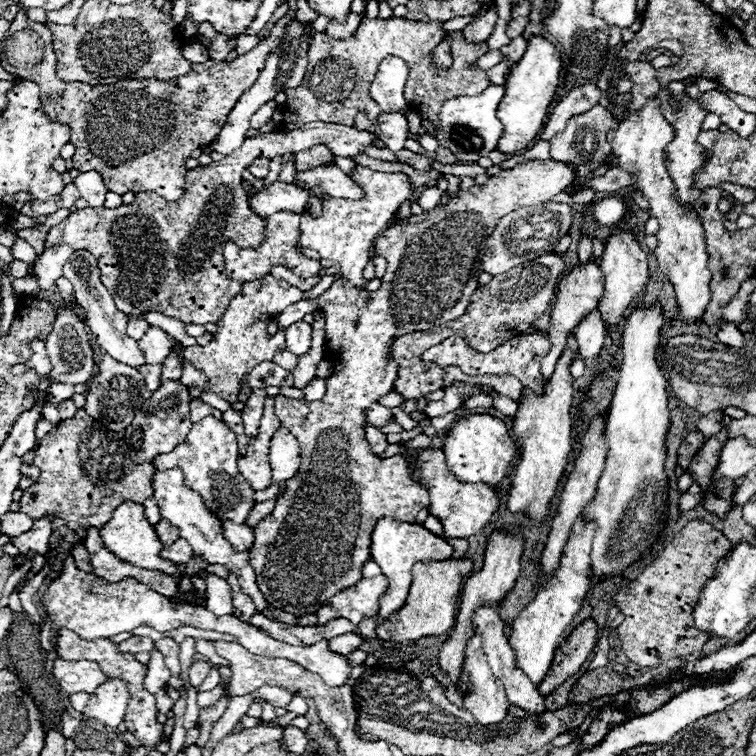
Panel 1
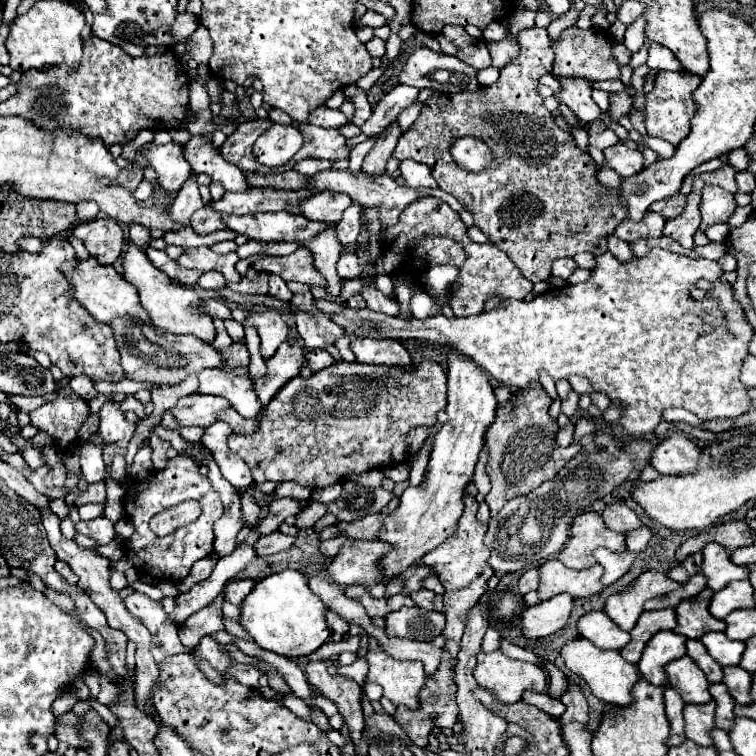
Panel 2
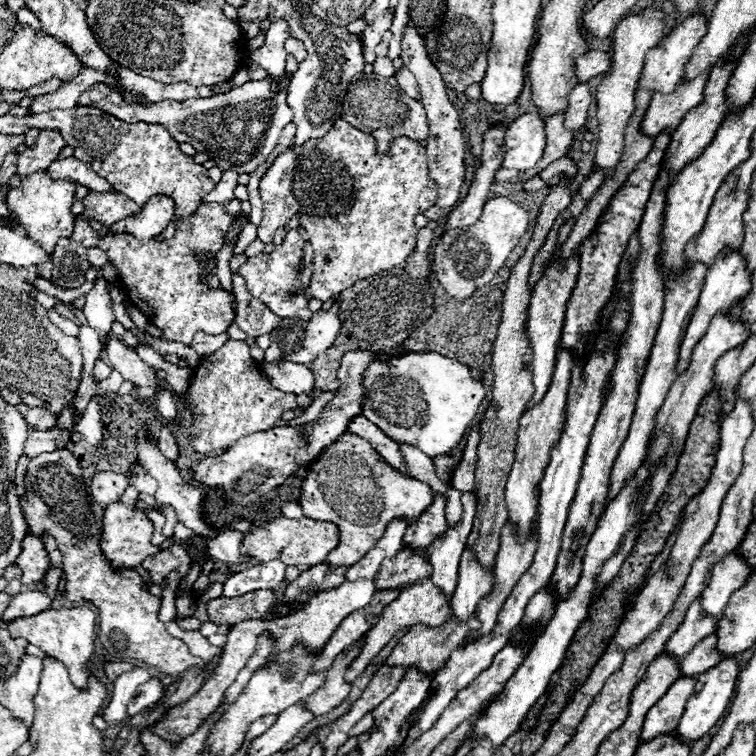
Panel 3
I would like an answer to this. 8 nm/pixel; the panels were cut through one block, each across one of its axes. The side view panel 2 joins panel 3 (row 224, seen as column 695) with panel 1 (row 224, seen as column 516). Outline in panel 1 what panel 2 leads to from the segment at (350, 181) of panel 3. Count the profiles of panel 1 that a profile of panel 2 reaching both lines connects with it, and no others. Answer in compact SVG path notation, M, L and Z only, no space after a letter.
M356 166L352 180L364 190L364 196L360 200L332 198L330 194L324 194L320 186L310 190L322 200L322 212L316 218L312 218L308 212L302 214L300 244L304 248L316 250L320 258L336 260L346 280L350 280L358 288L366 288L368 280L362 278L362 270L368 264L368 260L374 256L374 240L380 232L384 232L394 222L402 202L406 202L412 196L412 188L410 188L410 180L406 174L374 172L366 166Z

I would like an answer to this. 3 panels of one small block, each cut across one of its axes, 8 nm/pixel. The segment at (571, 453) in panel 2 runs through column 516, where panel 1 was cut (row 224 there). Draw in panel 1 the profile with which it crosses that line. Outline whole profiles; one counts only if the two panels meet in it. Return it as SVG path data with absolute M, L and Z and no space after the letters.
M526 160L512 170L504 170L488 178L484 184L472 186L472 190L460 190L456 196L448 194L450 202L446 206L436 206L434 210L418 216L396 220L388 230L384 230L384 234L380 234L380 238L376 238L376 254L388 260L388 270L382 286L376 292L354 288L348 280L340 278L320 296L320 310L328 316L324 354L332 364L332 376L326 380L326 396L322 400L302 402L276 396L276 416L280 418L282 426L296 436L302 464L296 476L286 482L286 492L278 498L274 512L254 528L256 538L250 550L256 584L274 608L294 616L316 614L316 610L324 606L328 598L336 596L348 586L354 586L362 578L362 564L370 558L370 534L380 516L394 516L404 522L414 522L418 510L430 504L428 492L410 480L410 470L406 466L410 464L408 458L398 454L382 460L372 454L368 450L368 442L364 442L366 422L362 412L380 396L392 392L398 376L398 364L390 354L390 346L404 334L430 330L460 318L470 304L470 296L480 286L478 276L482 272L482 246L494 232L498 220L518 208L548 202L552 196L564 192L574 180L576 168L570 164L554 160Z

